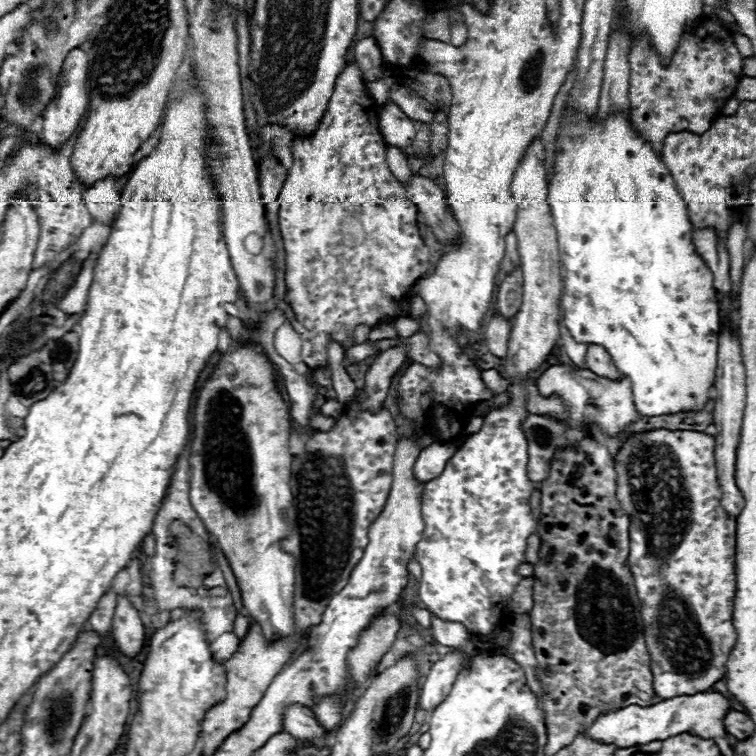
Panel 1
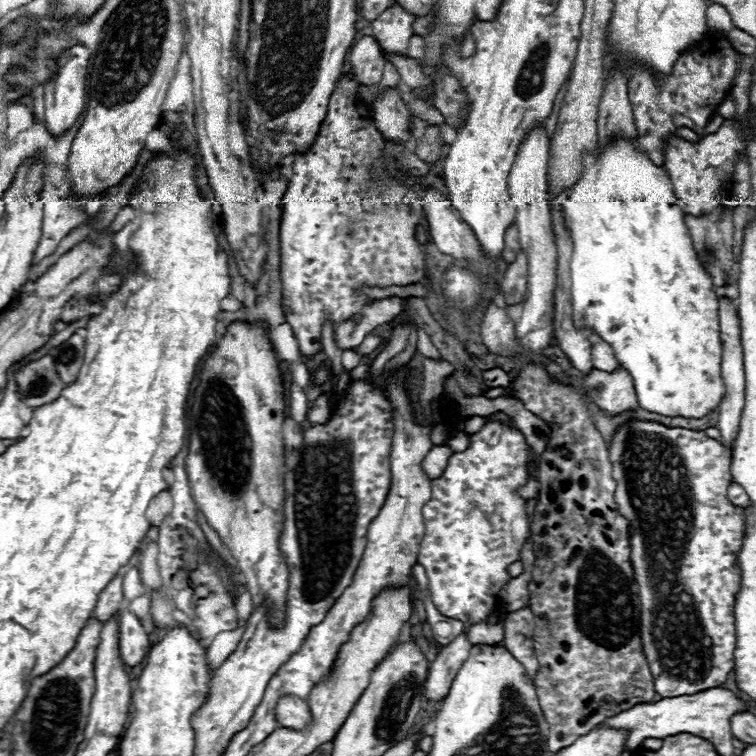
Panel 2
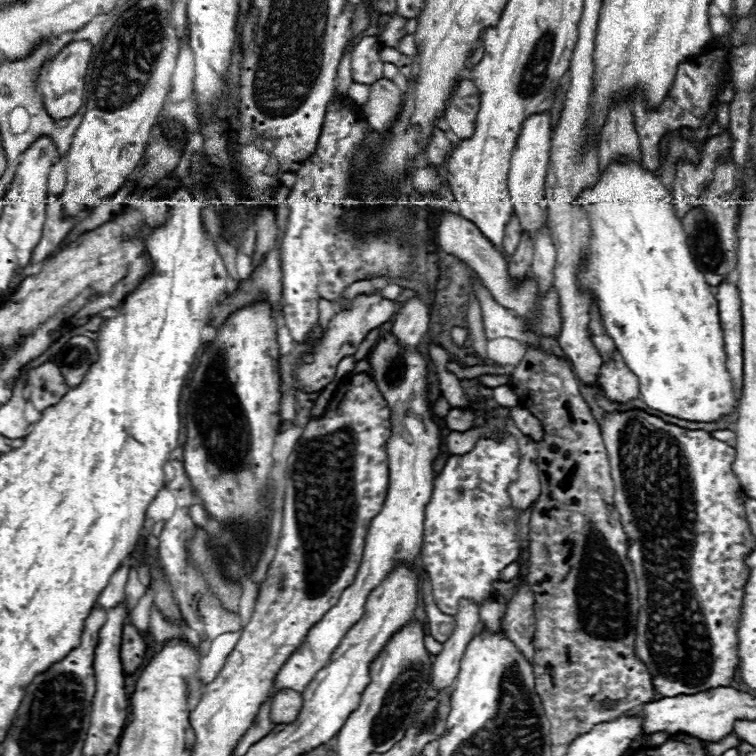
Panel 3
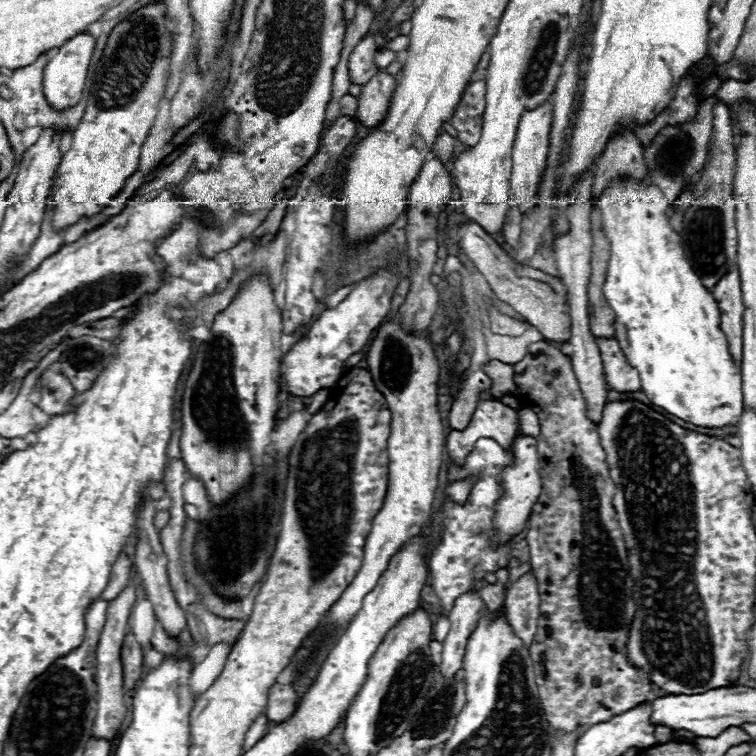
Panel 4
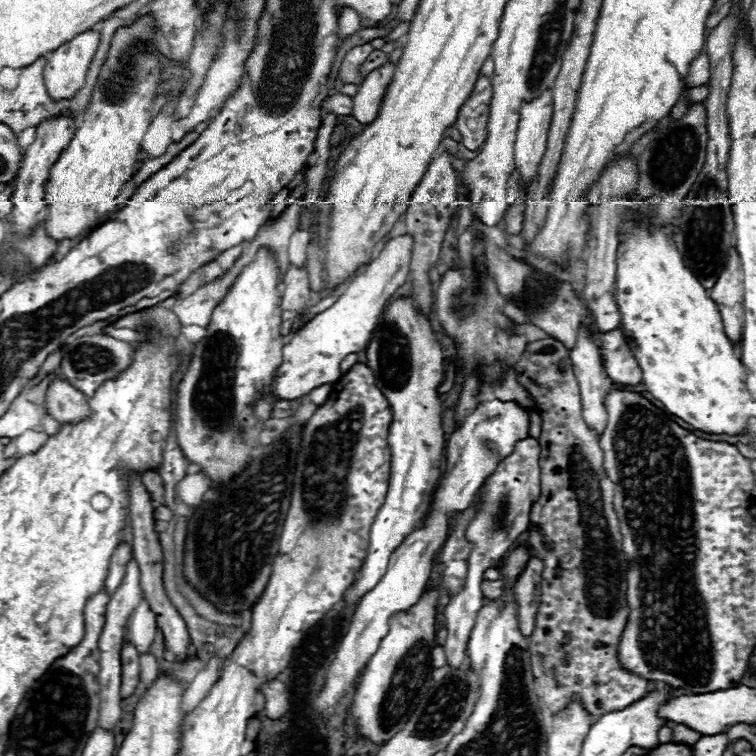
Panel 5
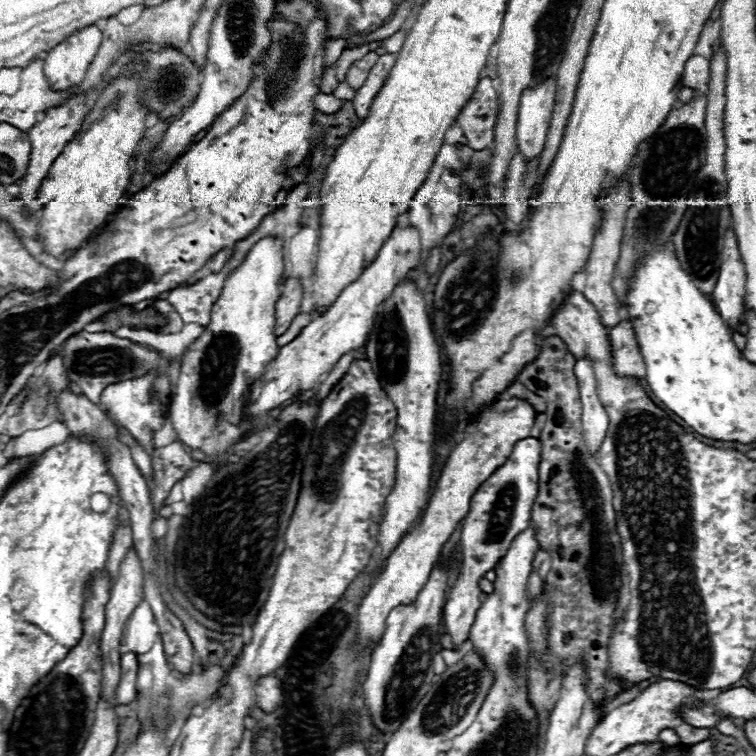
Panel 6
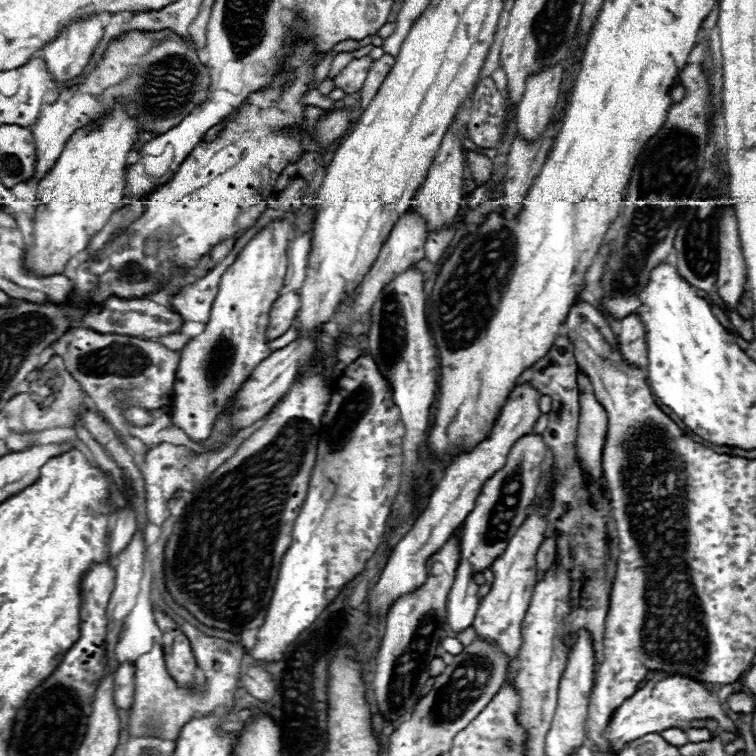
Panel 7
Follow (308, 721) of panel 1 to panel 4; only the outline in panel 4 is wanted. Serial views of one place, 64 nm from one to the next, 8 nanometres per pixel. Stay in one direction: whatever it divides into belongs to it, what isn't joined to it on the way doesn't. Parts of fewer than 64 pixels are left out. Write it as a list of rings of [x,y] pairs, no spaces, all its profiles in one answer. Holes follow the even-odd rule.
[[[276,682],[268,690],[268,706],[264,714],[272,722],[282,722],[294,712],[294,704],[296,704],[296,692],[292,690],[292,686]]]

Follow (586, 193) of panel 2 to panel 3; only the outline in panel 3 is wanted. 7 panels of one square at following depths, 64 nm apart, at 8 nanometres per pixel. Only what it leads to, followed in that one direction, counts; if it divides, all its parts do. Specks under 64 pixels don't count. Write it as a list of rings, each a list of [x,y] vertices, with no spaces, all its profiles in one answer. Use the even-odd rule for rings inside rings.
[[[632,162],[612,164],[592,188],[578,196],[578,206],[588,212],[592,226],[592,258],[588,258],[586,272],[580,274],[580,284],[598,298],[604,328],[626,366],[638,376],[642,400],[654,410],[690,422],[718,422],[732,414],[736,396],[726,368],[718,302],[692,260],[682,222],[674,216],[670,192],[650,170]]]

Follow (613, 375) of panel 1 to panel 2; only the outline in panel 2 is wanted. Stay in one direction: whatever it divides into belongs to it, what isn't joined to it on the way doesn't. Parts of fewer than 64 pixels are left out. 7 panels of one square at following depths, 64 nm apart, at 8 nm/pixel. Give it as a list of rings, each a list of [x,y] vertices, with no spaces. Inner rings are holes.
[[[594,332],[588,334],[588,340],[590,340],[590,346],[592,346],[592,362],[594,362],[594,368],[612,372],[612,370],[618,366],[612,346],[608,346],[608,342],[604,342],[604,340],[602,340],[598,334],[594,334]]]

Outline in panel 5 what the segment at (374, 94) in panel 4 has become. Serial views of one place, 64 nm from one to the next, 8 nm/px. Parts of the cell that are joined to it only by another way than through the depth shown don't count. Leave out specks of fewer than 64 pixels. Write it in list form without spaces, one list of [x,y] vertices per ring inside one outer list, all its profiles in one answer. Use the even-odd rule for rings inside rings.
[[[388,60],[384,66],[372,70],[368,74],[368,78],[358,86],[358,92],[354,96],[354,118],[362,124],[370,124],[376,114],[378,114],[378,106],[384,98],[384,92],[390,84],[394,76],[394,64]]]

